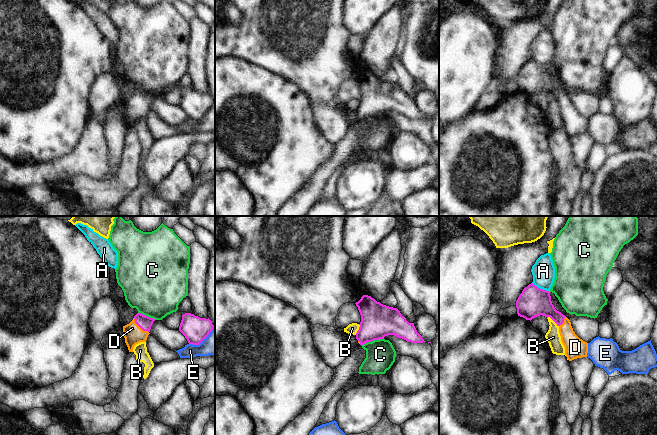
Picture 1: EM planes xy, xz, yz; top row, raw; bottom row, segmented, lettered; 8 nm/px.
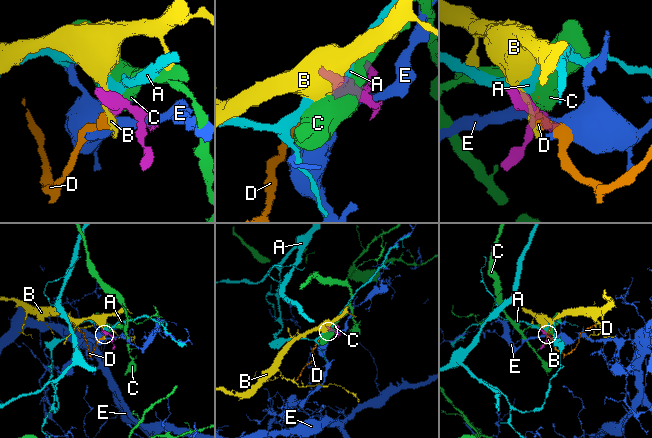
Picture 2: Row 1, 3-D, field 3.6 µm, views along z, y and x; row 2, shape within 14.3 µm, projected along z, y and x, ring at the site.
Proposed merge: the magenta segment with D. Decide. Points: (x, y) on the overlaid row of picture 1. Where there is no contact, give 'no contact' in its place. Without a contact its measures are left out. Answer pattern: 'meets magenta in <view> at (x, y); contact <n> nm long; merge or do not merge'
meets magenta in xy at (140, 327); contact 170 nm long; merge

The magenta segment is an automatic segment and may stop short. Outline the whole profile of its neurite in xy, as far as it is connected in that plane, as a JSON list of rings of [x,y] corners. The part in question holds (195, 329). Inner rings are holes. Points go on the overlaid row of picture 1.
[[[191,313],[182,315],[179,331],[185,336],[189,344],[199,345],[214,329],[212,321],[200,318]]]

